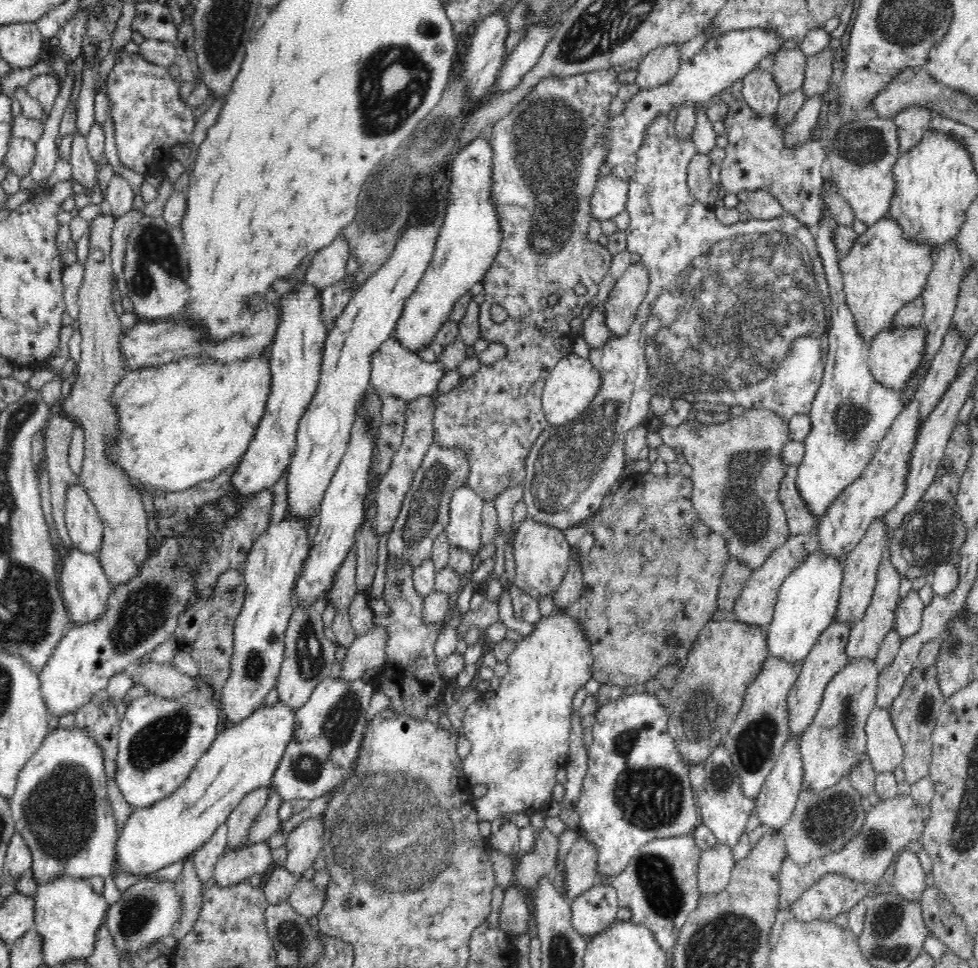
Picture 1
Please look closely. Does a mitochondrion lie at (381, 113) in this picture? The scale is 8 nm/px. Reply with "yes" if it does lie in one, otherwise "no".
yes

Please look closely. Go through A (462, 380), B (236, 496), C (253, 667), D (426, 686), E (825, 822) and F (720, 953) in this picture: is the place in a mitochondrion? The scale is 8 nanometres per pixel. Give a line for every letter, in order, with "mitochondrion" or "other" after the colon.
A: other
B: other
C: mitochondrion
D: other
E: mitochondrion
F: mitochondrion

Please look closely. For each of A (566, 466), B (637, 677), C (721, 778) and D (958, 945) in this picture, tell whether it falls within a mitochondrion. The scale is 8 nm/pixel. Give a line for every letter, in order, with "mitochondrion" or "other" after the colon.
A: mitochondrion
B: other
C: mitochondrion
D: other

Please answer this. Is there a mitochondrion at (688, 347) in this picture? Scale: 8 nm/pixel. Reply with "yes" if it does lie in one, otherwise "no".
yes

